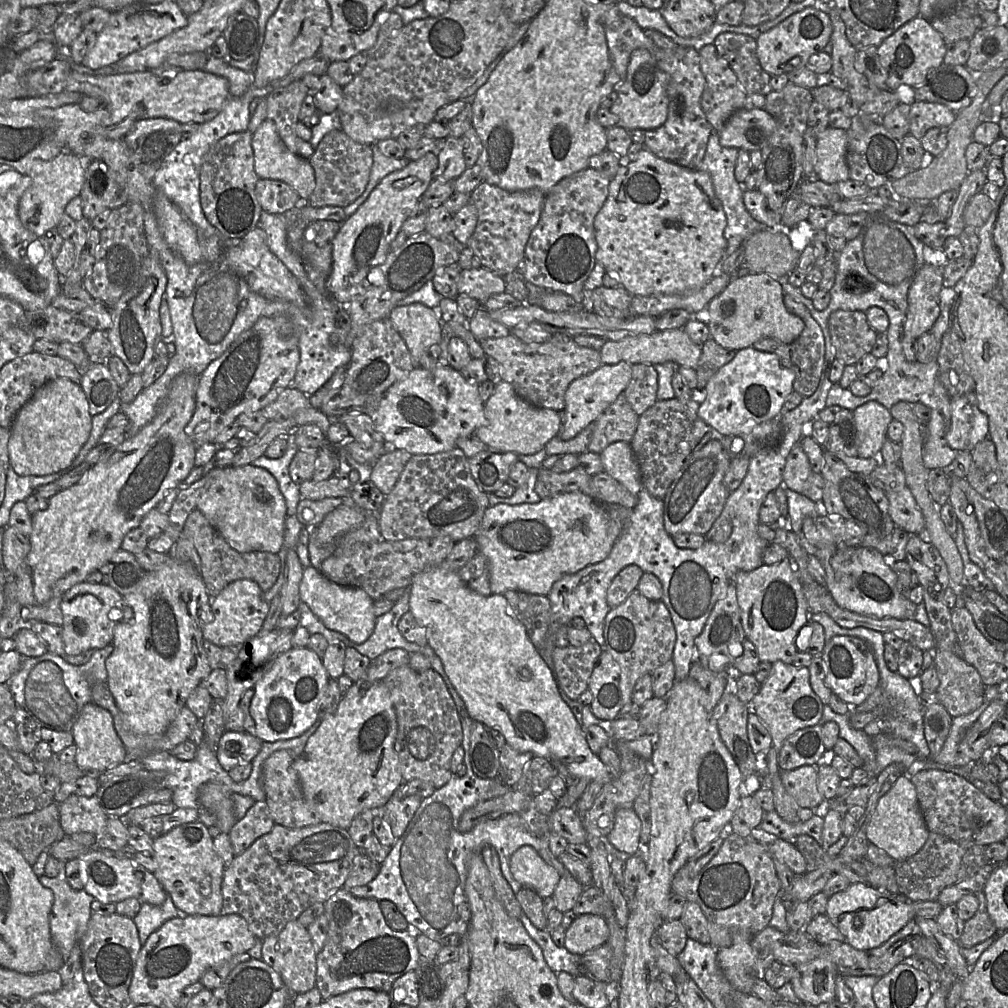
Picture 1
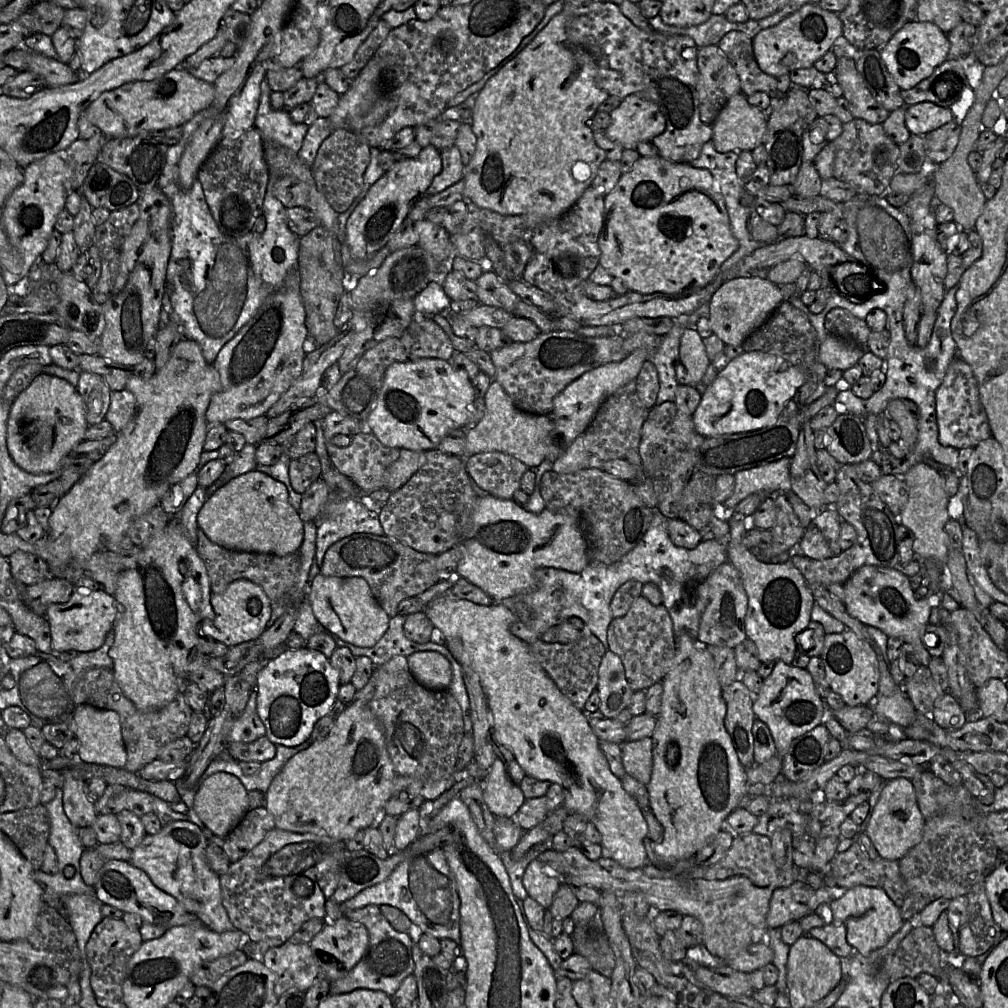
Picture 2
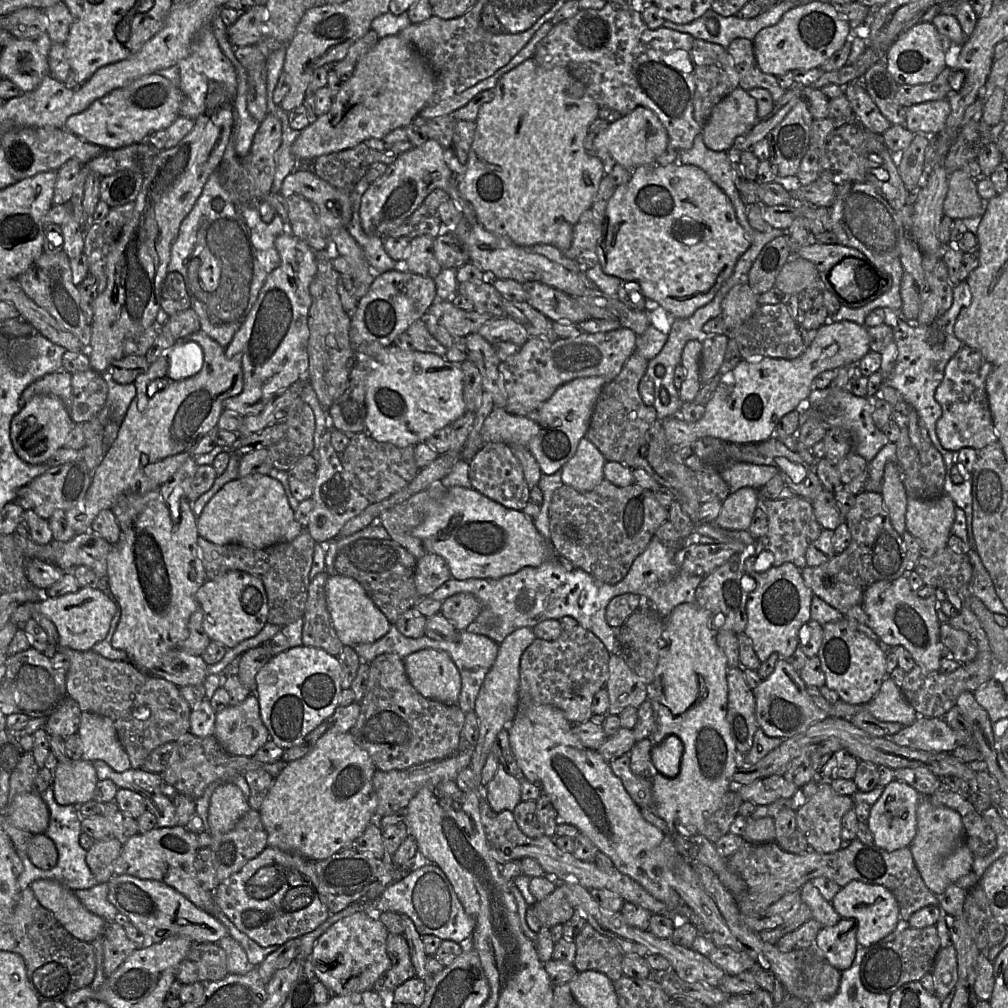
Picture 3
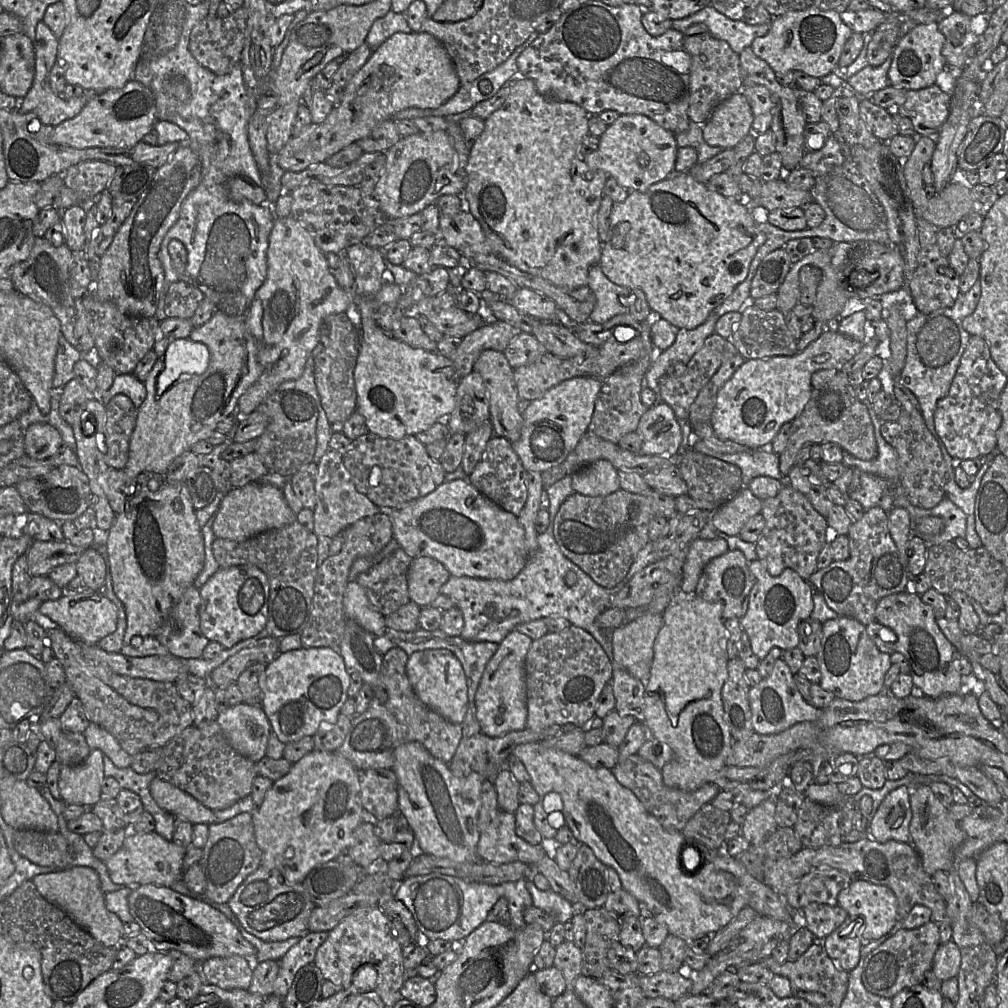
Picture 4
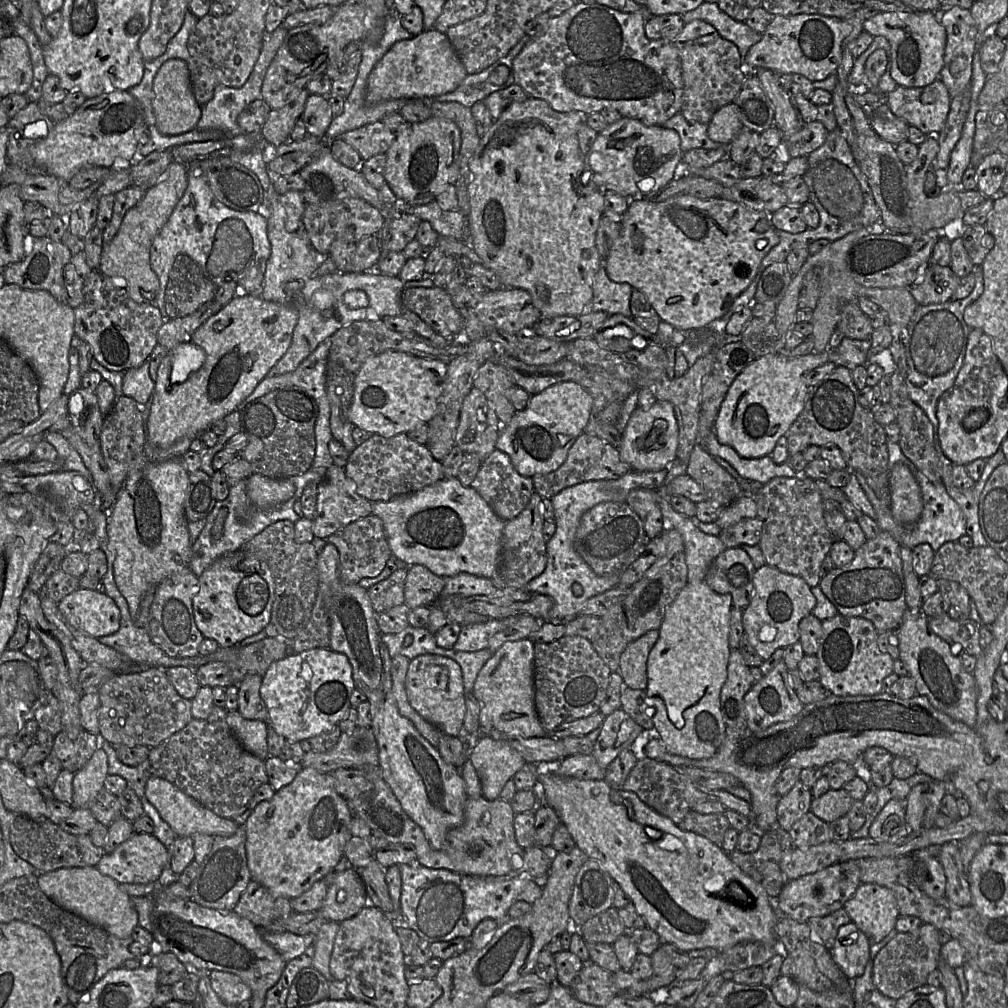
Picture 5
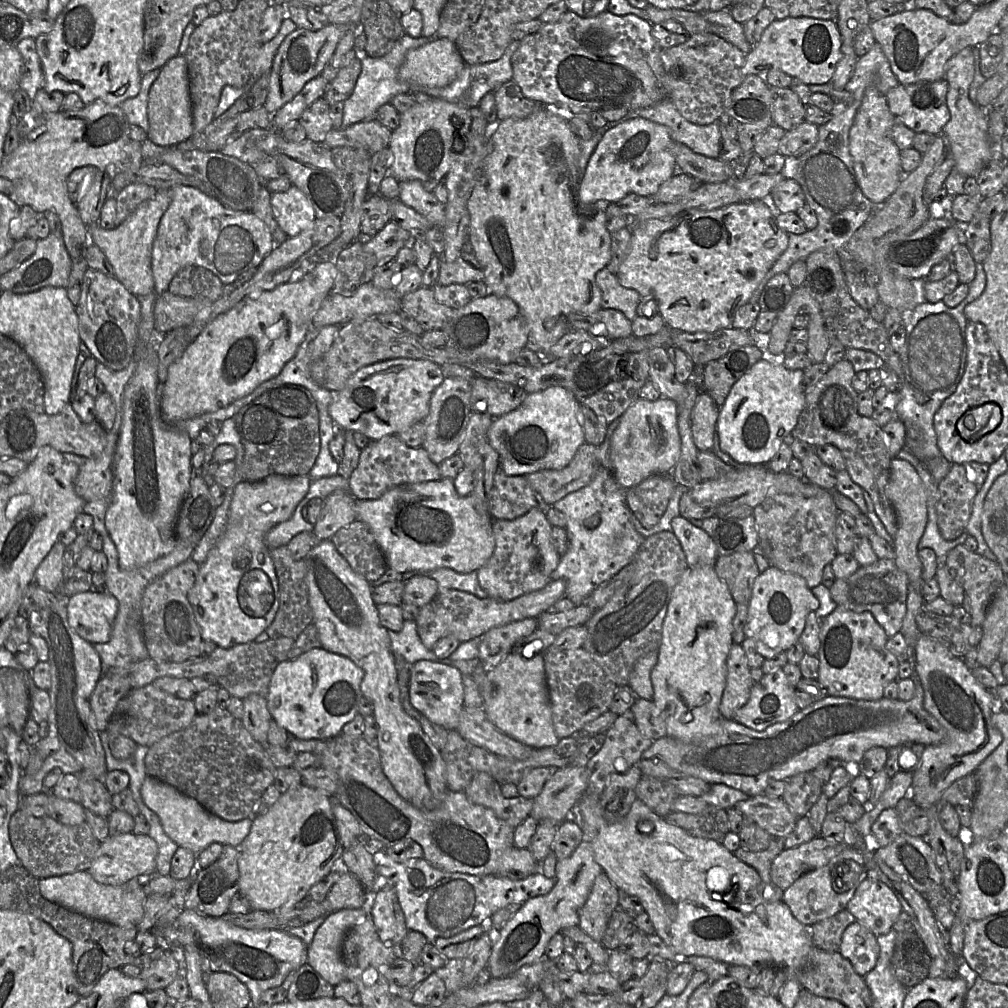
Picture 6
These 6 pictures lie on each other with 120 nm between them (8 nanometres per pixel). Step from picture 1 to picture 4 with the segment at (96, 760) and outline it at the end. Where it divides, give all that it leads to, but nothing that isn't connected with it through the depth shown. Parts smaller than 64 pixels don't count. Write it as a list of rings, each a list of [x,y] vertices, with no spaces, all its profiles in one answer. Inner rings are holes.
[[[90,722],[83,732],[91,750],[99,749],[109,757],[118,768],[127,768],[131,765],[132,756],[118,743],[116,738],[103,727]]]

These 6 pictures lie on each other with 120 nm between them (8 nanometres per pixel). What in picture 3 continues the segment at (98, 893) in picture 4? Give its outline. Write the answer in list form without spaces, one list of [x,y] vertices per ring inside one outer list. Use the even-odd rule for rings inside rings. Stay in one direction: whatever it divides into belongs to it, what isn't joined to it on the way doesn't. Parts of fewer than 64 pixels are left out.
[[[51,879],[35,880],[30,887],[39,903],[52,912],[64,928],[77,939],[91,943],[103,935],[107,926],[106,921],[102,917],[88,911],[76,897],[74,891]]]

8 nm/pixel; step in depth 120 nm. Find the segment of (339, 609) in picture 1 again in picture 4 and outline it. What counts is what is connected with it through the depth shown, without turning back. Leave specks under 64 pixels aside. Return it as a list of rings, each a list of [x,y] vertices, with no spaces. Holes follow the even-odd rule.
[[[356,581],[347,583],[343,606],[346,618],[356,621],[373,636],[379,637],[387,631],[385,616],[373,607],[364,588]]]

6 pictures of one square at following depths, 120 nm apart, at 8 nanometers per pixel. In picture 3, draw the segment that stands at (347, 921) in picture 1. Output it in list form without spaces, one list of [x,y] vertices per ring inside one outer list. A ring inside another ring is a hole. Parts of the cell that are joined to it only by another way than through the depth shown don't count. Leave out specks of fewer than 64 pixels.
[[[389,934],[386,941],[387,955],[391,961],[390,968],[375,982],[373,991],[387,995],[390,994],[408,979],[415,977],[415,969],[411,961],[410,950],[404,935]]]

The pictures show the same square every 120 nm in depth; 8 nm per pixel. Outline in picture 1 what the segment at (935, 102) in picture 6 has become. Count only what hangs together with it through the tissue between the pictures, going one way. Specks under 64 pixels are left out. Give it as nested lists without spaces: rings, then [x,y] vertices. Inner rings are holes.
[[[910,101],[909,134],[921,139],[926,132],[935,127],[950,127],[956,118],[956,112],[941,103]]]

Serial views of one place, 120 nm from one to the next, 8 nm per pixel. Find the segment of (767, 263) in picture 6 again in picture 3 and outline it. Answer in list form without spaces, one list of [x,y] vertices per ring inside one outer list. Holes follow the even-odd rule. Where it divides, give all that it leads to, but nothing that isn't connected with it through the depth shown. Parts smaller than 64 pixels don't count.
[[[656,164],[632,170],[630,180],[616,187],[607,206],[597,254],[605,274],[637,282],[660,318],[668,322],[669,319],[688,318],[709,303],[732,275],[738,259],[749,246],[733,204],[706,172],[694,165]]]

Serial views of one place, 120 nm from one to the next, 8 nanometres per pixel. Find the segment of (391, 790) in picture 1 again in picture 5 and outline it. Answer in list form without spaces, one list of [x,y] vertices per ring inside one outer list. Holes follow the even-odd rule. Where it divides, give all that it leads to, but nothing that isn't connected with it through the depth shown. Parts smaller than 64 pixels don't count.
[[[301,768],[290,784],[276,791],[270,800],[260,802],[246,820],[246,856],[251,880],[263,885],[274,897],[297,898],[344,856],[352,817],[348,801],[336,792],[330,773]]]

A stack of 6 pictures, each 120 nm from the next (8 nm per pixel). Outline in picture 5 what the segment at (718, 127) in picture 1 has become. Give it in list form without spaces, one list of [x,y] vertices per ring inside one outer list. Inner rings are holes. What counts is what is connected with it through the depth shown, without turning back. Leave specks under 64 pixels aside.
[[[694,20],[685,24],[673,42],[679,52],[684,82],[680,113],[691,123],[708,124],[715,112],[732,103],[740,92],[748,74],[744,65],[744,58],[733,42],[721,37],[712,25],[703,20]]]

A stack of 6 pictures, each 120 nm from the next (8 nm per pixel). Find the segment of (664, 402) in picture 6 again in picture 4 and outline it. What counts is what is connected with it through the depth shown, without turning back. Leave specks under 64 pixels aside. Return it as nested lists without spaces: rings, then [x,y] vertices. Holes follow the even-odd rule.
[[[657,402],[648,408],[640,419],[636,433],[642,438],[640,453],[643,455],[677,455],[686,444],[686,428],[664,402]]]

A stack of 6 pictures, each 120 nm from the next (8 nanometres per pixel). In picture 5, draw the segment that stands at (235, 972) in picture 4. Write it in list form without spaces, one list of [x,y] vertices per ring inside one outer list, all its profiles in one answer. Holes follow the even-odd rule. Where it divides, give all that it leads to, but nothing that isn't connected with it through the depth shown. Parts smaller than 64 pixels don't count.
[[[211,970],[208,975],[213,990],[225,1004],[237,1006],[252,997],[252,990],[238,975],[219,970]]]

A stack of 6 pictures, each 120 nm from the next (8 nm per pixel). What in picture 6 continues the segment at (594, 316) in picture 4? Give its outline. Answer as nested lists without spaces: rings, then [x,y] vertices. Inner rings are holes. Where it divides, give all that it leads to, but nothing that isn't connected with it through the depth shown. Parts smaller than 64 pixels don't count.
[[[607,268],[597,272],[595,281],[602,293],[601,308],[619,310],[630,321],[638,316],[637,307],[642,297],[636,290],[622,286],[616,274]]]

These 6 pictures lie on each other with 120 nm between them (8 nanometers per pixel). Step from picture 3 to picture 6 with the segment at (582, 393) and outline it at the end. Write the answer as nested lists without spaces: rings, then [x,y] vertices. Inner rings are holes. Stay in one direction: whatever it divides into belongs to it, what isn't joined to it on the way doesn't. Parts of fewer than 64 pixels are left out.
[[[550,387],[531,393],[515,410],[497,417],[491,424],[487,436],[490,445],[499,454],[499,467],[506,475],[527,475],[544,469],[560,470],[566,467],[586,440],[580,419],[581,404],[573,393],[564,387]]]

